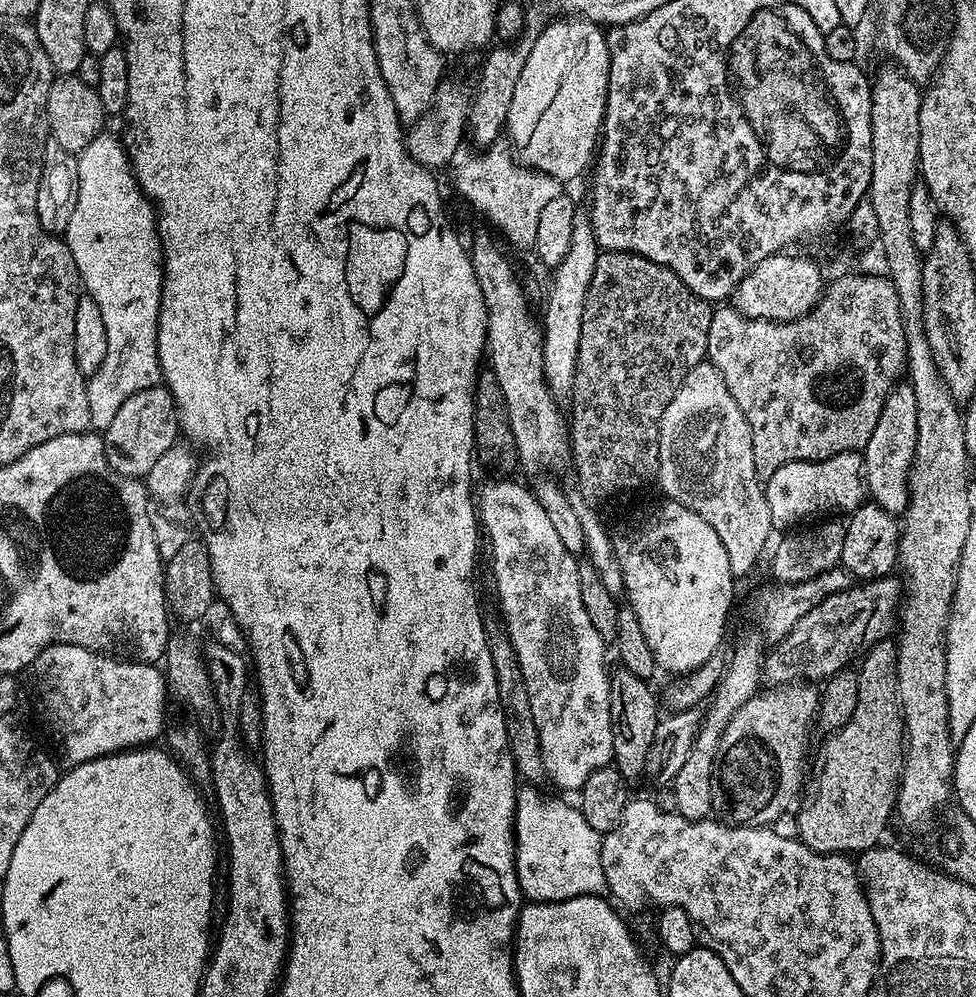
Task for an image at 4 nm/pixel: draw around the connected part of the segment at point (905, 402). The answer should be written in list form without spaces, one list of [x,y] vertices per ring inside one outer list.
[[[907,382],[893,384],[882,414],[878,414],[878,426],[870,434],[870,442],[862,449],[866,488],[871,499],[893,514],[903,514],[908,508],[908,476],[912,472],[912,459],[918,438],[918,401]]]

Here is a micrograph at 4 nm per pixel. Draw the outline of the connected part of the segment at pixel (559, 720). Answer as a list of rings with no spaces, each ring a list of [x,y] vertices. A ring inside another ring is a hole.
[[[496,478],[493,484],[488,484],[478,492],[478,524],[488,535],[488,560],[492,563],[492,584],[496,587],[496,604],[500,607],[498,613],[502,621],[502,627],[507,632],[510,642],[514,646],[514,654],[518,658],[518,666],[522,666],[522,678],[526,678],[526,690],[530,694],[530,710],[534,714],[534,726],[538,726],[538,742],[542,746],[542,762],[544,771],[549,781],[553,780],[560,788],[575,793],[580,790],[590,774],[600,767],[606,767],[613,763],[612,751],[614,750],[614,730],[612,729],[612,682],[610,679],[610,668],[604,665],[604,648],[606,641],[594,630],[590,622],[590,614],[586,614],[586,606],[582,606],[582,586],[578,584],[578,570],[580,564],[577,557],[562,546],[558,533],[554,531],[554,525],[549,521],[546,510],[538,502],[536,495],[532,493],[531,487],[515,484],[512,478]]]

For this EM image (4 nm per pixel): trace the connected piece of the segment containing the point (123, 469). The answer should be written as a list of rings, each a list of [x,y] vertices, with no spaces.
[[[158,383],[153,388],[138,390],[138,394],[130,394],[118,414],[110,421],[110,426],[103,429],[104,449],[110,466],[123,476],[147,477],[154,462],[178,442],[181,435],[180,419],[176,417],[176,403],[170,390]]]

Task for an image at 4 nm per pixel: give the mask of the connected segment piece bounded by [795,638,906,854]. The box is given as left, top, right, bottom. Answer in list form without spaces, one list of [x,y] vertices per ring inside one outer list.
[[[885,638],[863,653],[859,661],[860,668],[858,667],[858,706],[854,706],[850,722],[846,722],[825,739],[828,741],[824,744],[824,761],[816,776],[812,801],[799,805],[801,808],[796,816],[795,835],[800,843],[815,852],[859,854],[868,848],[875,848],[883,841],[880,839],[888,828],[888,819],[893,819],[896,792],[900,789],[900,771],[904,768],[906,737],[896,673],[897,645],[890,641],[891,639]]]

